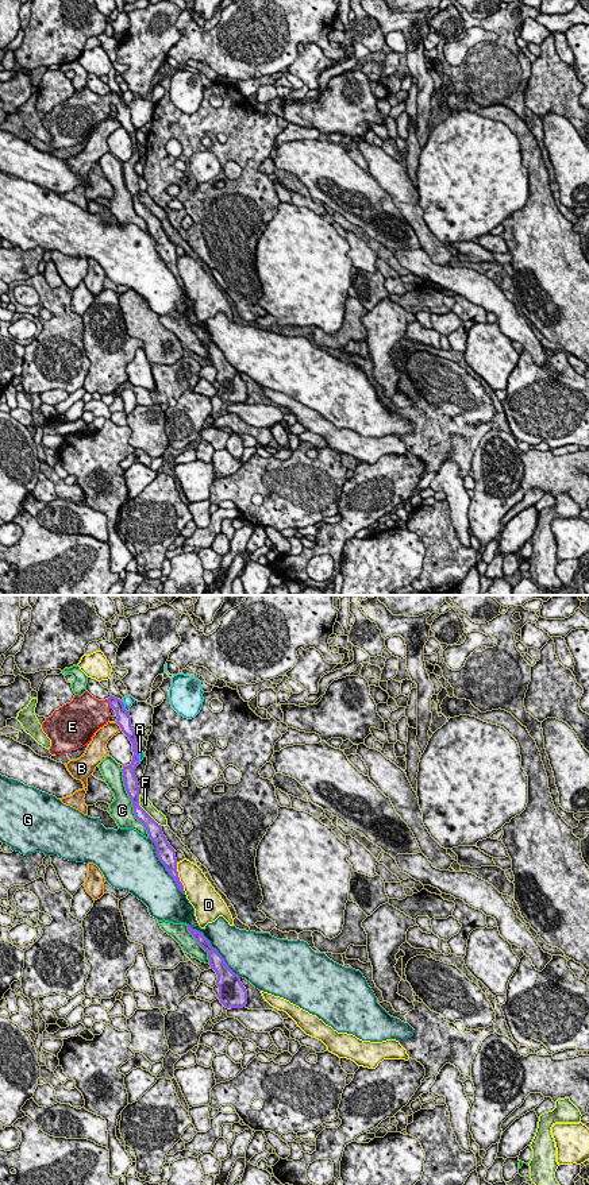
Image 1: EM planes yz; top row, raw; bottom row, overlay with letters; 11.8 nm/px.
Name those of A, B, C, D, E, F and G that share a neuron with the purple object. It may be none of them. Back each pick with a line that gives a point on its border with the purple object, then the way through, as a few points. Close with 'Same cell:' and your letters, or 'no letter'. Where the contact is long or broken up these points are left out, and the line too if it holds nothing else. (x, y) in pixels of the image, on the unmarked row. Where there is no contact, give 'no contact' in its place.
E: meets purple in yz at (108, 97); runs through yz (123, 111), (108, 97), (97, 107), (91, 108)
Same cell: E

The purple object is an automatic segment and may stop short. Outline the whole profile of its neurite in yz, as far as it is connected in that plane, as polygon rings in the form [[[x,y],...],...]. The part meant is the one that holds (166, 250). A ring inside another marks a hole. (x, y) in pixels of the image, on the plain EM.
[[[88,86],[81,92],[74,90],[70,99],[63,100],[46,113],[42,119],[43,127],[51,135],[50,148],[65,150],[88,140],[95,128],[107,120],[109,116],[109,105],[116,107],[116,119],[132,139],[132,157],[123,162],[123,177],[126,186],[132,197],[134,209],[138,216],[143,219],[149,233],[157,242],[157,252],[165,260],[169,270],[177,279],[177,283],[184,289],[184,281],[180,277],[177,267],[176,246],[170,242],[162,228],[162,221],[158,220],[140,201],[139,201],[139,182],[135,171],[135,165],[139,161],[139,148],[136,139],[136,127],[131,121],[130,107],[124,104],[123,96],[109,92],[105,96],[93,93]]]

